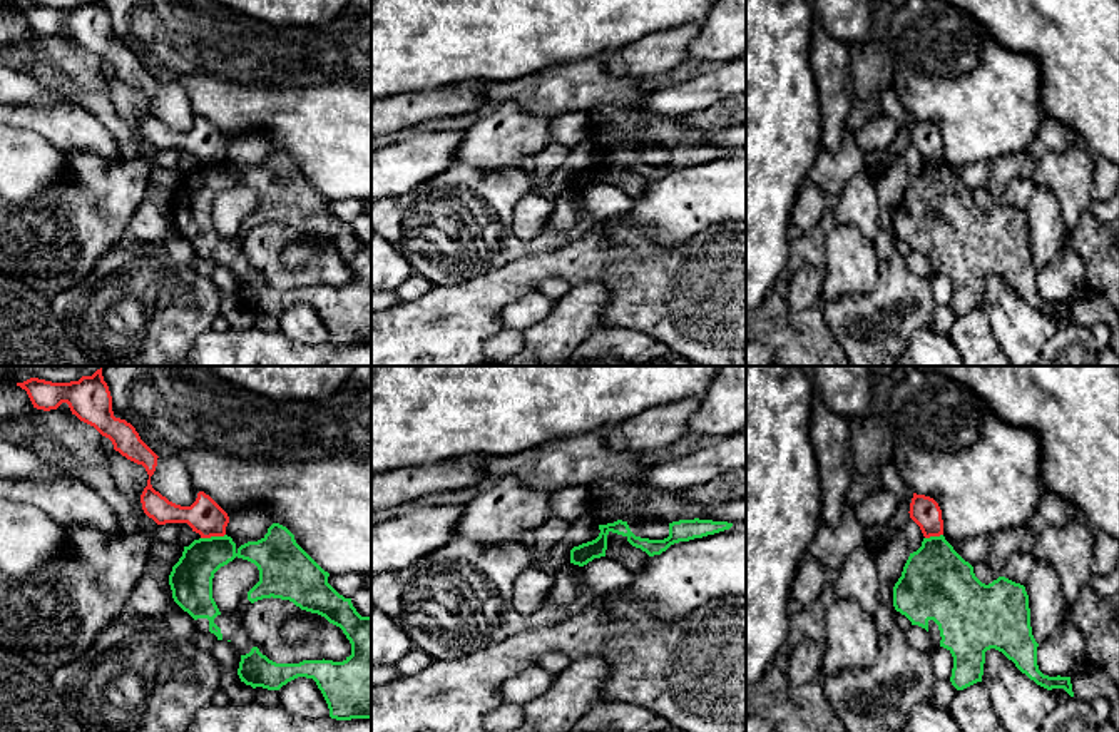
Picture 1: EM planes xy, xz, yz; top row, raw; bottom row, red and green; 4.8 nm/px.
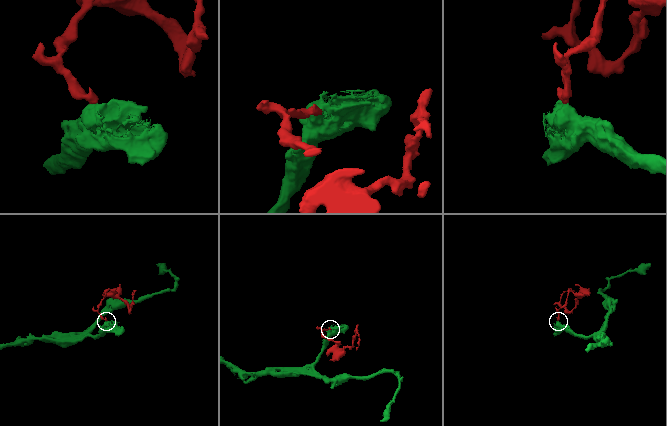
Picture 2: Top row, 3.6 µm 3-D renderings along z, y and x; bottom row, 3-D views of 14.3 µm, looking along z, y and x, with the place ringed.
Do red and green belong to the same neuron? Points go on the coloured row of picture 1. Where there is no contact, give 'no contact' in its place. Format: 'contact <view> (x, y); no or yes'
contact xy (213, 535); no

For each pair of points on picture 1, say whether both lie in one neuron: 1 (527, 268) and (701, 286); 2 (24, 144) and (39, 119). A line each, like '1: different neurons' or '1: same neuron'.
1: same neuron
2: different neurons

